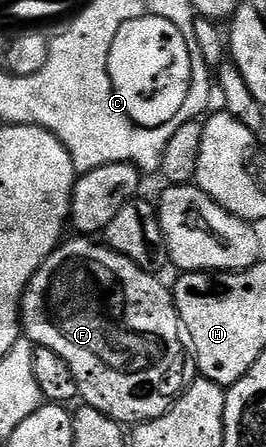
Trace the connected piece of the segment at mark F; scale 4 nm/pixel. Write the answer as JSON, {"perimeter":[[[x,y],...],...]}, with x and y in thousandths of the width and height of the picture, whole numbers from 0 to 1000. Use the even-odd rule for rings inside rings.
{"perimeter":[[[282,532],[297,537],[256,535],[226,544],[222,553],[192,566],[192,575],[158,591],[132,609],[132,620],[109,631],[102,651],[79,664],[79,734],[94,745],[98,758],[120,770],[199,783],[226,801],[244,801],[244,812],[259,817],[259,828],[274,828],[274,846],[289,846],[289,872],[297,875],[297,895],[316,906],[350,917],[380,917],[410,935],[444,940],[466,953],[504,953],[515,949],[549,949],[556,940],[605,935],[643,915],[665,888],[711,857],[703,841],[703,814],[711,823],[711,779],[695,767],[692,745],[680,740],[673,705],[658,691],[658,667],[639,642],[628,644],[598,629],[594,615],[530,604],[485,577],[447,570],[444,564],[402,553],[398,544],[372,541],[353,546],[342,532]]]}

